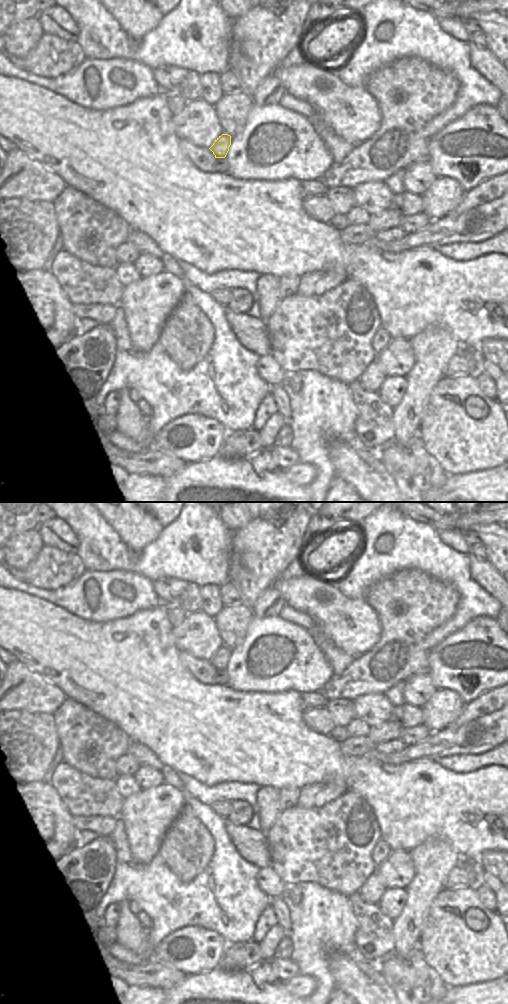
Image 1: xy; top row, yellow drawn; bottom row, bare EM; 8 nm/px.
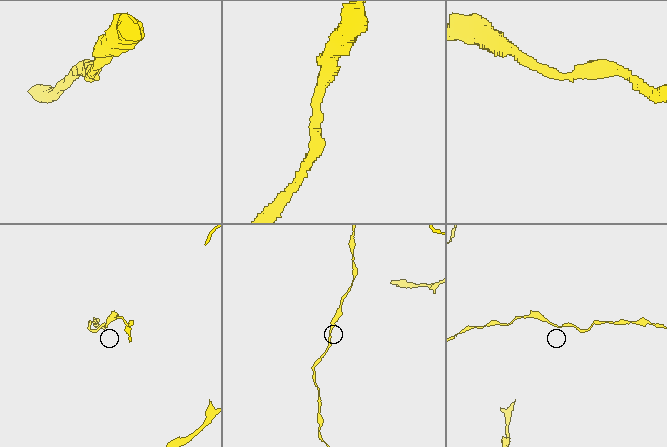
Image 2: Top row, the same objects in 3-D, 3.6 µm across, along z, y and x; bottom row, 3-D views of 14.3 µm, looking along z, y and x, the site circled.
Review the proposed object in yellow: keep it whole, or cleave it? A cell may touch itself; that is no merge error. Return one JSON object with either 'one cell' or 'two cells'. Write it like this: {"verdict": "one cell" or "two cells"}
{"verdict": "one cell"}

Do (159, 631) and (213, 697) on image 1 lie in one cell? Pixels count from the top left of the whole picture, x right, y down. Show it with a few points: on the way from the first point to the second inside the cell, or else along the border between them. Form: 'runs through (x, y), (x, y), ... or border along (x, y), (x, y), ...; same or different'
runs through (159, 651), (159, 657), (193, 691); same

